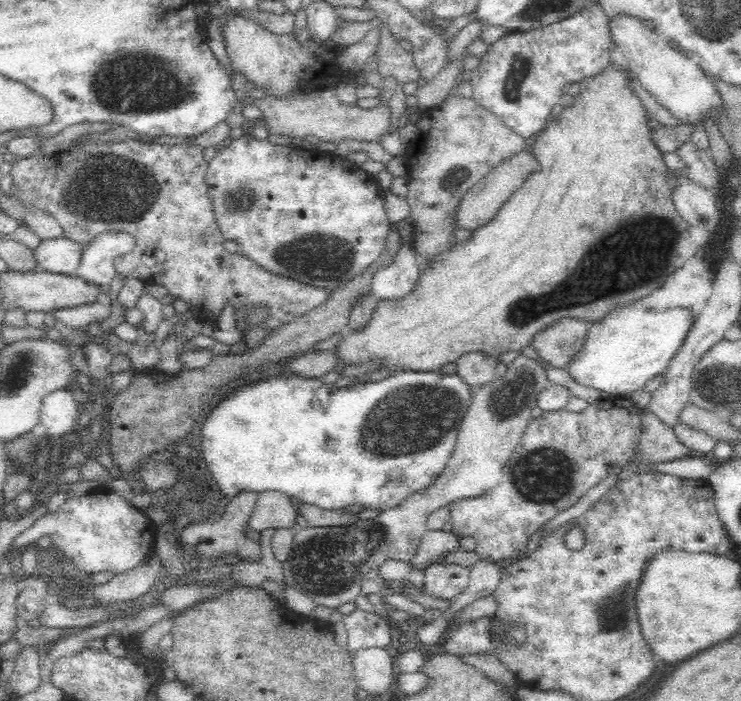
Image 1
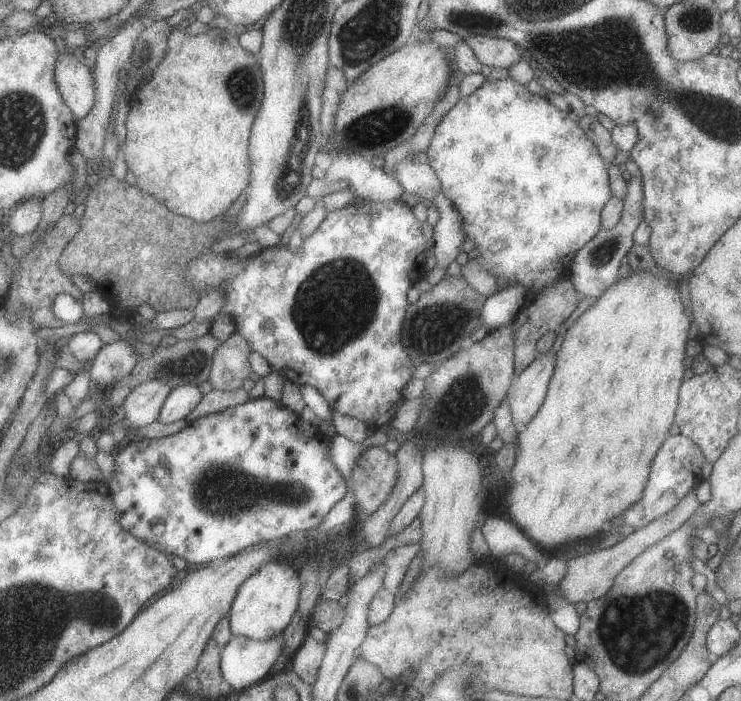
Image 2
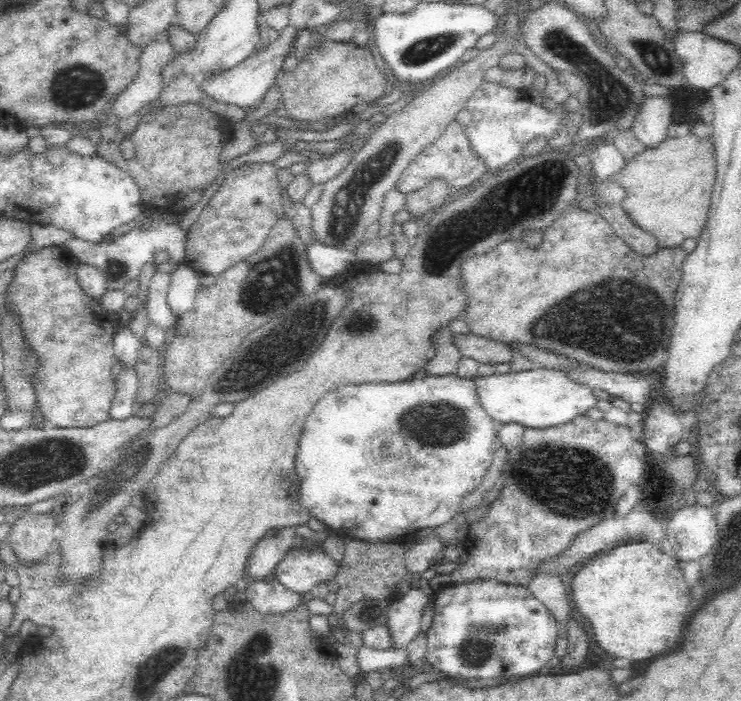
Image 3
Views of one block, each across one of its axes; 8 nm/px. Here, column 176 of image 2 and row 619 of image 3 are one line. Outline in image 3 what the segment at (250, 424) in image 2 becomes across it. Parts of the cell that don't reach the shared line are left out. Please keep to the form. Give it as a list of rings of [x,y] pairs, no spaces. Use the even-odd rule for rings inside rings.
[[[477,580],[469,583],[451,584],[435,592],[434,616],[428,637],[424,666],[434,666],[452,678],[472,680],[534,674],[536,670],[551,666],[554,662],[558,622],[548,608],[540,604],[524,585],[509,585],[494,581]]]

